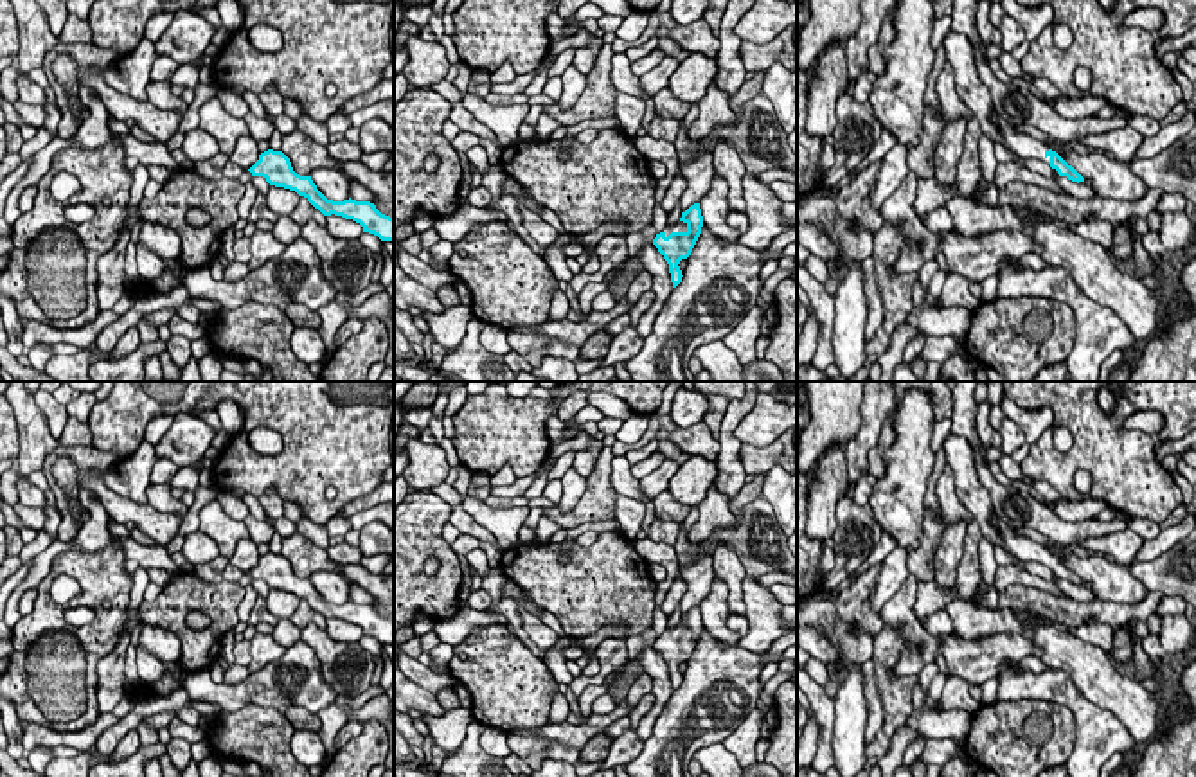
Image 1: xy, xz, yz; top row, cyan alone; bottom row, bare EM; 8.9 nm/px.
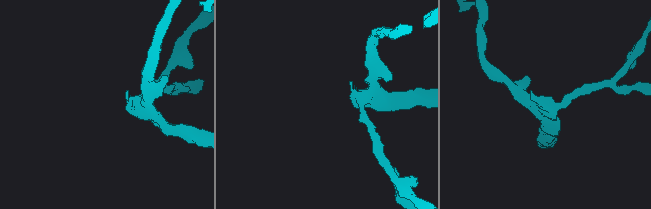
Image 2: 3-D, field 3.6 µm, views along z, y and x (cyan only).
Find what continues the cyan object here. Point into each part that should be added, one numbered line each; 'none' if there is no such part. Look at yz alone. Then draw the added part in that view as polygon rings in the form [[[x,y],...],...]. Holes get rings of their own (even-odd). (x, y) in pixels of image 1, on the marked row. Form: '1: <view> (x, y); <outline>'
1: yz (959, 51); [[[950,29],[942,45],[955,72],[959,97],[978,119],[982,133],[993,142],[1004,144],[1020,158],[1036,158],[1050,165],[1050,156],[1045,155],[1050,149],[1047,144],[1016,131],[1011,122],[996,113],[991,92],[978,77],[973,45],[968,36]]]

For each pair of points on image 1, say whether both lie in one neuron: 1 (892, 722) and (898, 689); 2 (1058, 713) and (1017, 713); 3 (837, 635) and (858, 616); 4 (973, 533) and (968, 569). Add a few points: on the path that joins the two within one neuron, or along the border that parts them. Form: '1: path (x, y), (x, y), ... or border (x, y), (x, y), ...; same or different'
1: path (896, 714), (896, 696); same
2: path (1047, 705), (1027, 707); same
3: border (833, 603), (855, 634), (873, 637); different
4: path (970, 542), (970, 560); same

